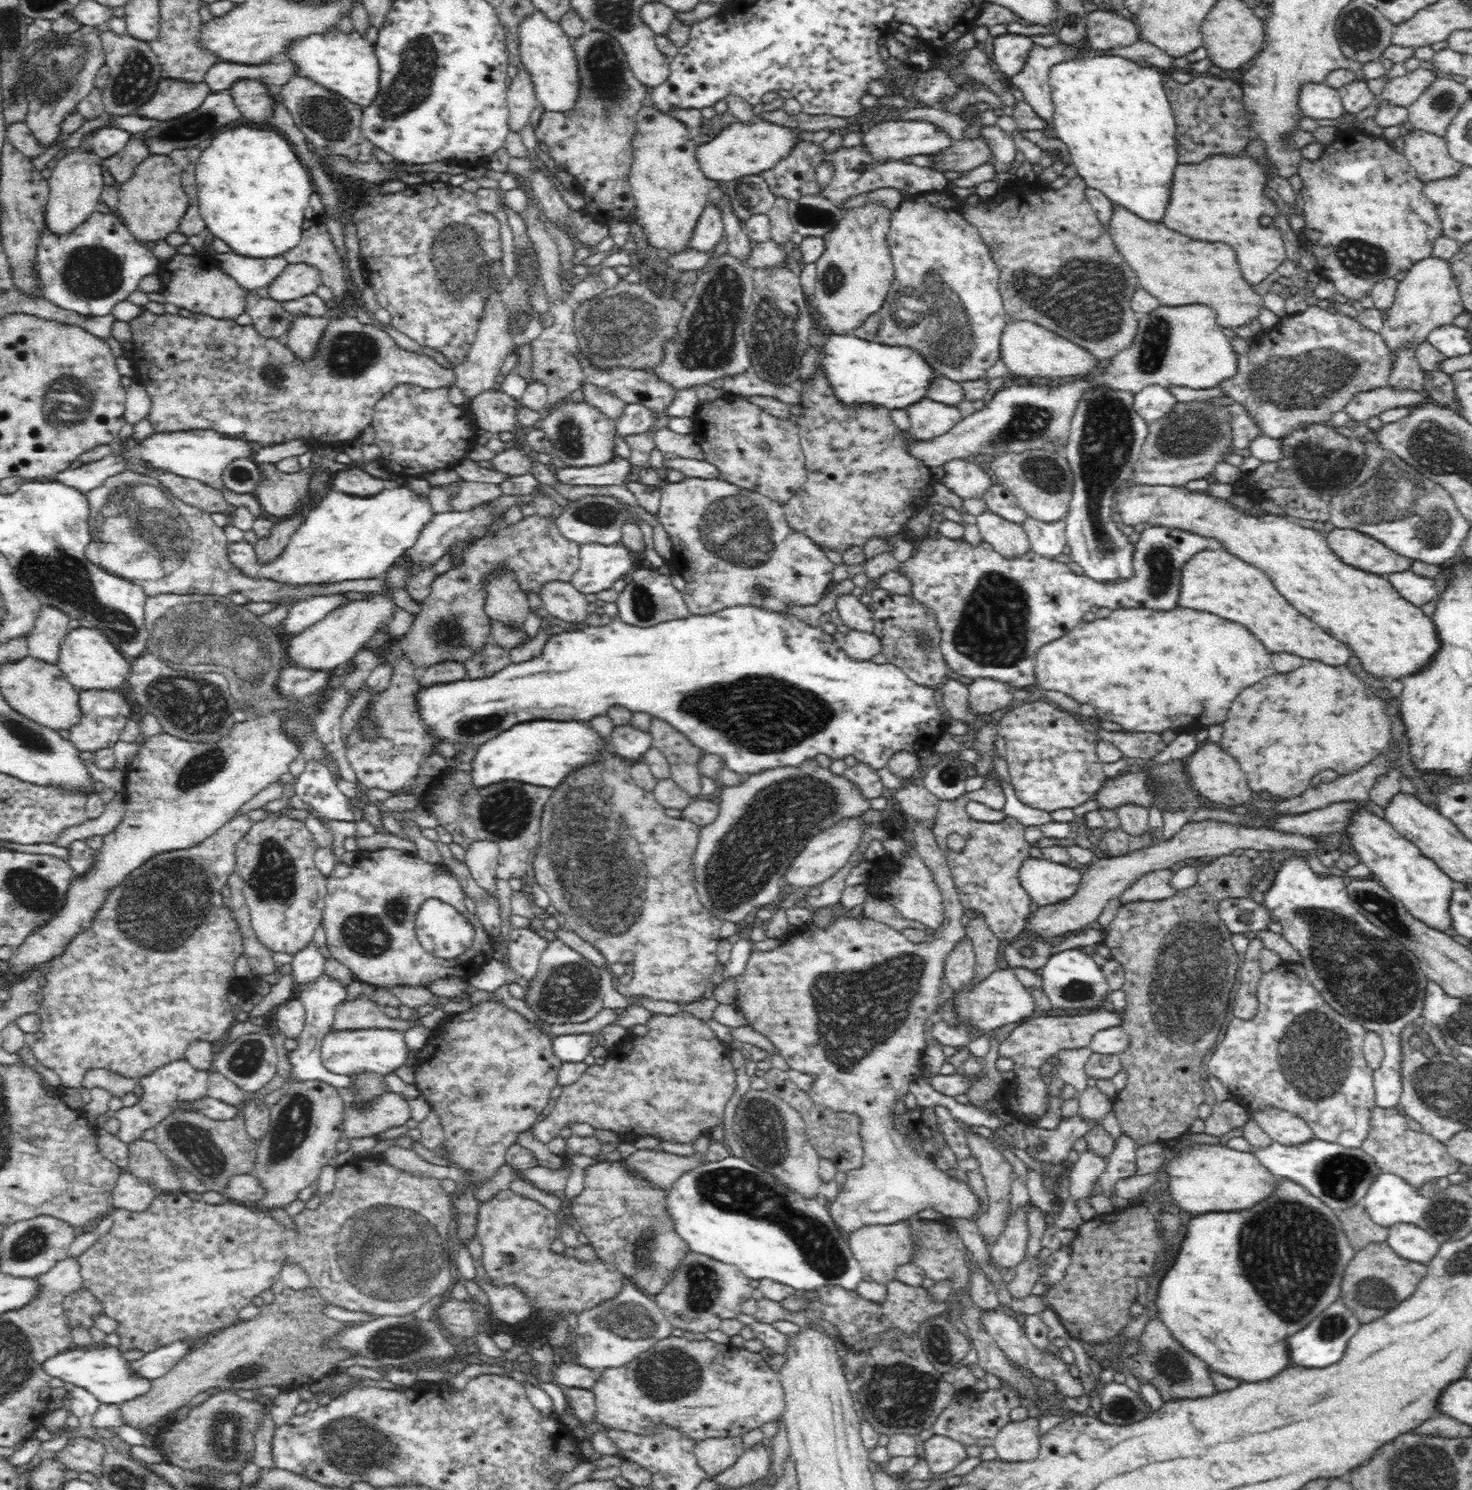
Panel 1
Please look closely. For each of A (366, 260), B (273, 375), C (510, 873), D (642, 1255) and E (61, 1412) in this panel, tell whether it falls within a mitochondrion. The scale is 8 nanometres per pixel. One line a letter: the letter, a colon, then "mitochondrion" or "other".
A: other
B: mitochondrion
C: other
D: mitochondrion
E: other

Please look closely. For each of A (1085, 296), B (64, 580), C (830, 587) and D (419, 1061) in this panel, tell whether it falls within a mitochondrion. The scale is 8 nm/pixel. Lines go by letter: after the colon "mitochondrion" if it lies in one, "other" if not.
A: mitochondrion
B: mitochondrion
C: other
D: other

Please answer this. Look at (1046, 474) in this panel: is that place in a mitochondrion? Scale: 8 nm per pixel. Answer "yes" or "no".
yes

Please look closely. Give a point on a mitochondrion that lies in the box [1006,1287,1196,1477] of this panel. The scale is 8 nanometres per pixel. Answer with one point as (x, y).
(1124, 1408)

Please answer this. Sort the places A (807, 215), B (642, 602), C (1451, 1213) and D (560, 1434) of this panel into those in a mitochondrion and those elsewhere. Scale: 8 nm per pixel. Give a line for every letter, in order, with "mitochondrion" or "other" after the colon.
A: mitochondrion
B: mitochondrion
C: mitochondrion
D: other

